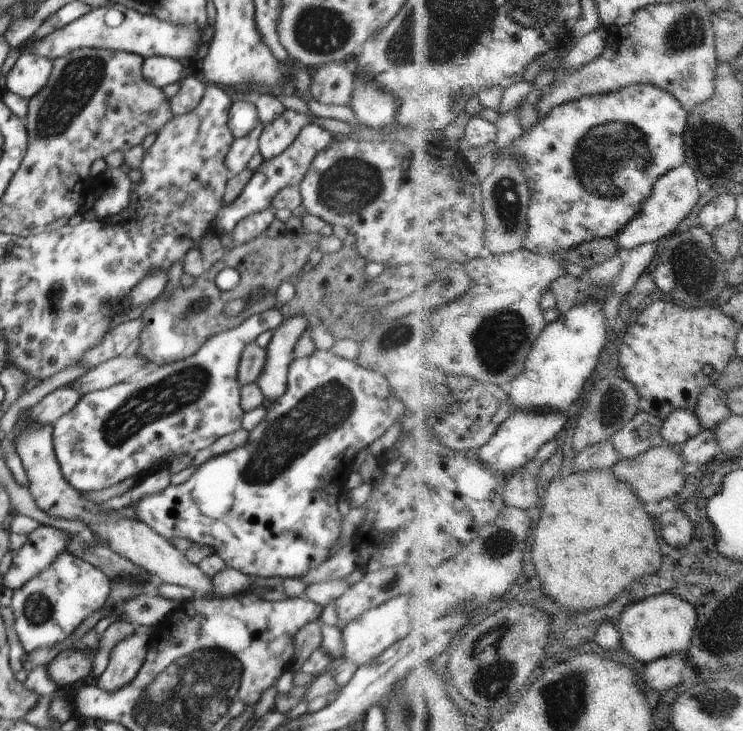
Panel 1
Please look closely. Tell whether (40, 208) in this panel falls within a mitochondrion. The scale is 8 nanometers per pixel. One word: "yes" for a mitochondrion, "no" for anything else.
no

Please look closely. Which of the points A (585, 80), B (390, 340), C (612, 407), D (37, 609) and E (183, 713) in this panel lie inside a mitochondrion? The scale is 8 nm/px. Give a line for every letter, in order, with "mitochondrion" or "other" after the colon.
A: mitochondrion
B: mitochondrion
C: mitochondrion
D: mitochondrion
E: mitochondrion

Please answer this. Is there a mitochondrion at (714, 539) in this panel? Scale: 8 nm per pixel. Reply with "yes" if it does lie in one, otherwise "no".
no

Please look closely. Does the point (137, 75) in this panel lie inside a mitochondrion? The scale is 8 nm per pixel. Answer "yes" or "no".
no

